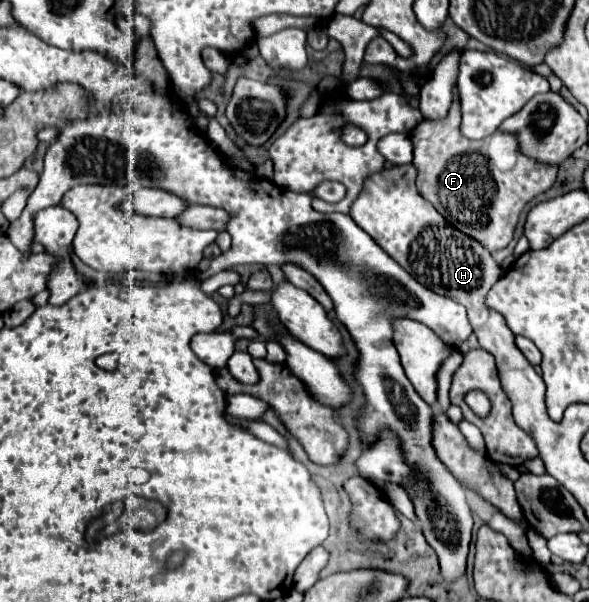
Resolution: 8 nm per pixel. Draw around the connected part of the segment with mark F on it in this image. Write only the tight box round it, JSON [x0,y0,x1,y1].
[411,95,557,253]

